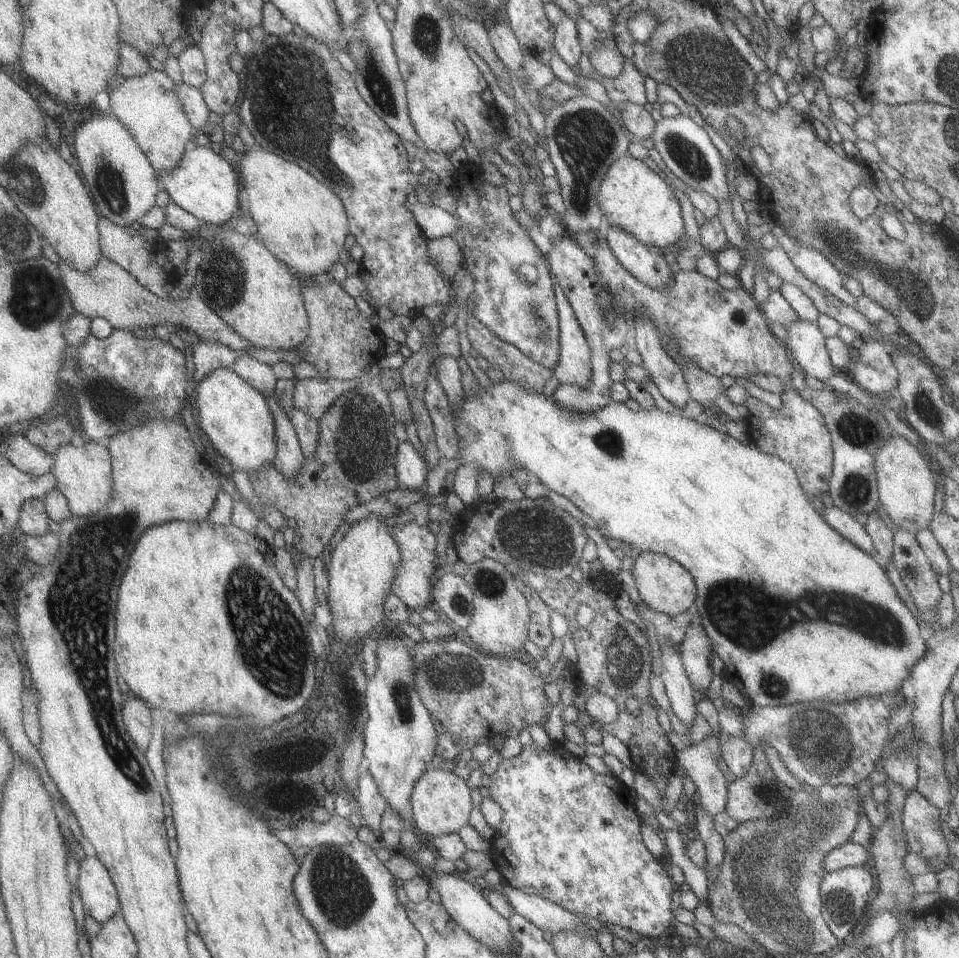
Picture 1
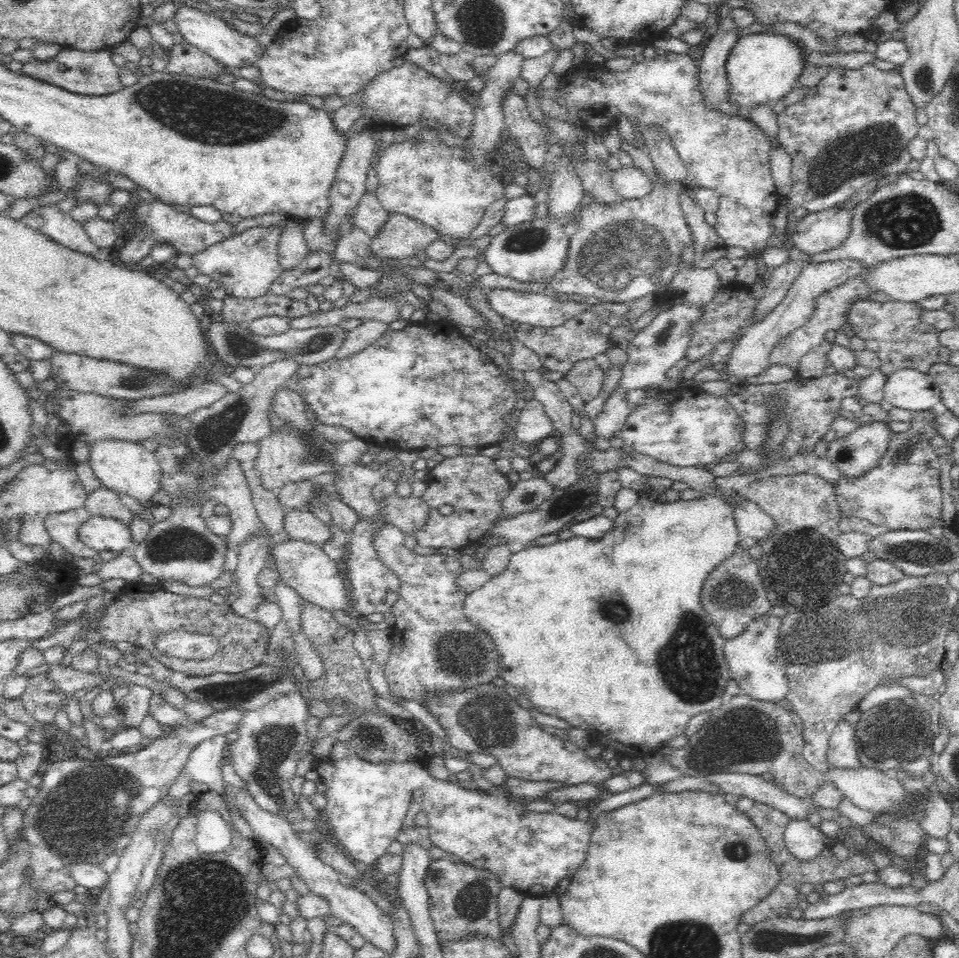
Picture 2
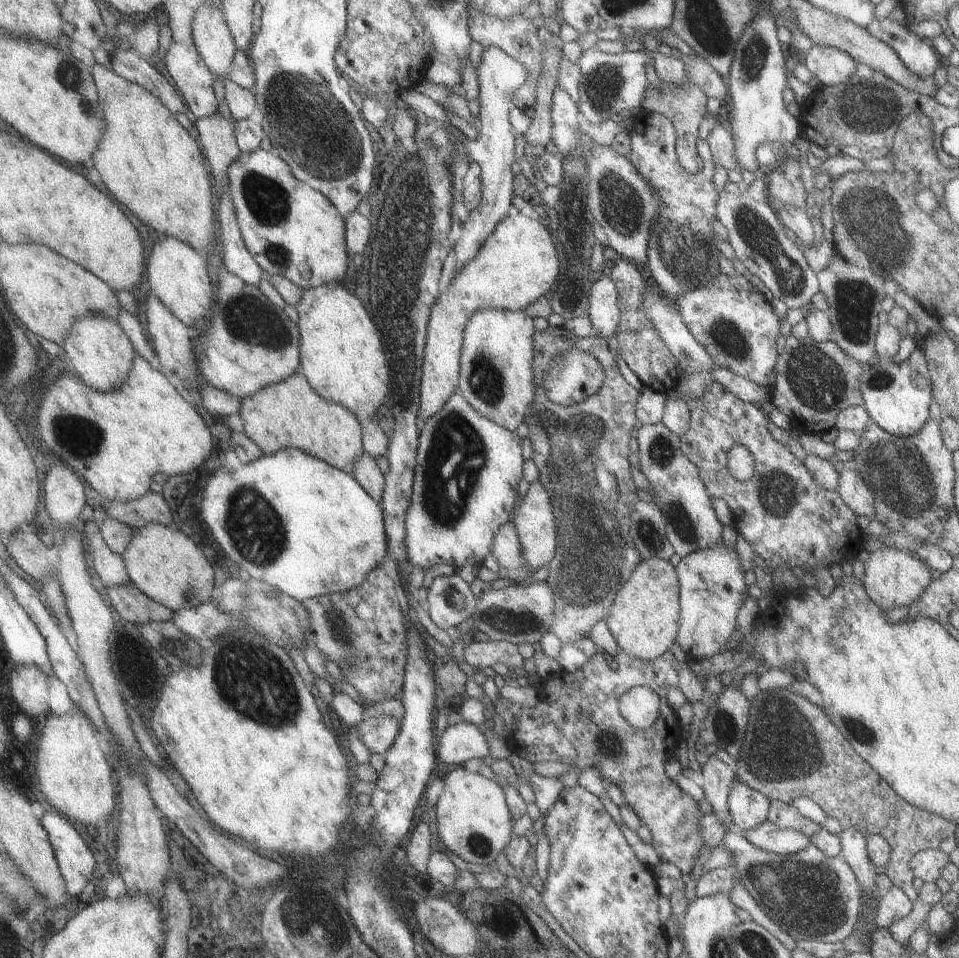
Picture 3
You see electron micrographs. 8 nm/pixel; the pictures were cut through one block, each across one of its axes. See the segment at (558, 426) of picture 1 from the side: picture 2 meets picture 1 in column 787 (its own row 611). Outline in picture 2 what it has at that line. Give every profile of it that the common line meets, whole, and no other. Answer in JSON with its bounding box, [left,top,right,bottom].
[464,493,740,755]

